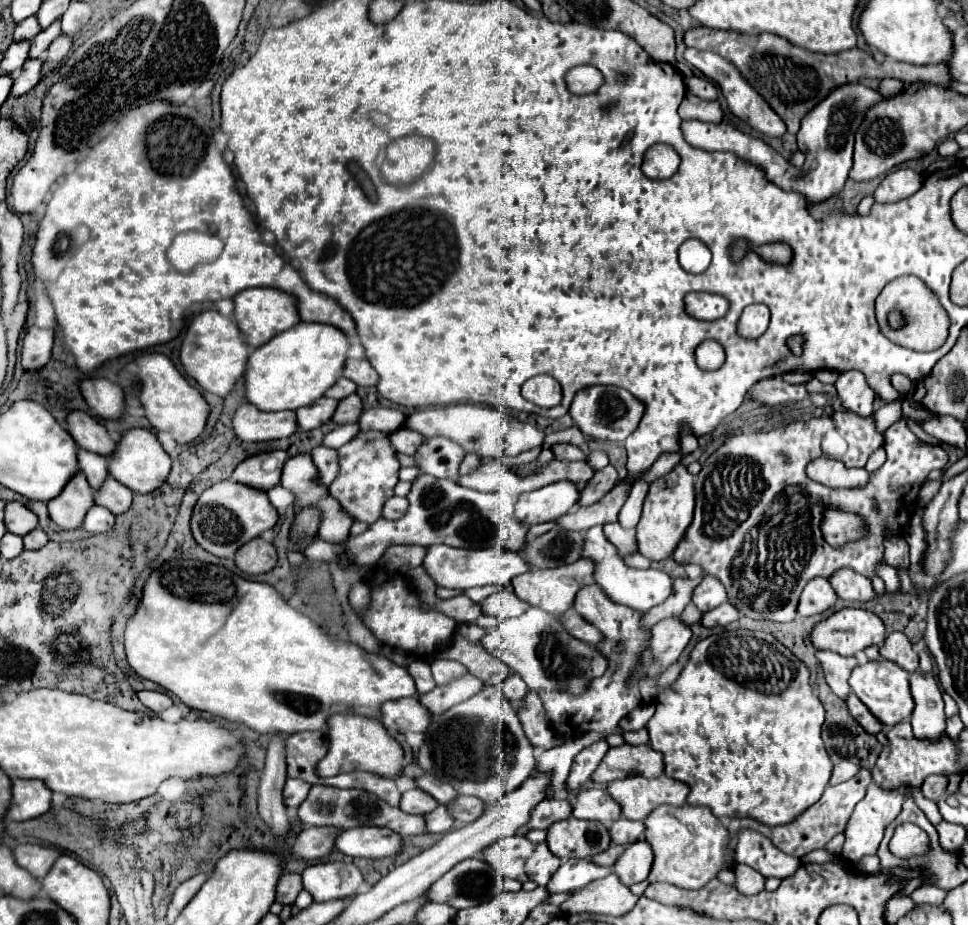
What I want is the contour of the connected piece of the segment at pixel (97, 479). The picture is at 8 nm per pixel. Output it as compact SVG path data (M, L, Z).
M80 448L78 462L80 462L80 470L86 476L92 490L98 490L104 484L104 480L108 478L108 458L98 456L94 452L86 452Z

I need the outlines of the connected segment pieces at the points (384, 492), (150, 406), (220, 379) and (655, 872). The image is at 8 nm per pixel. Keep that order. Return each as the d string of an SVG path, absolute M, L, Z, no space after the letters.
M362 432L348 444L338 450L340 472L330 484L330 496L338 498L342 508L350 512L354 520L372 524L382 516L384 502L394 496L394 486L398 482L400 464L394 456L394 448L386 434L380 432Z
M146 352L136 358L138 376L142 384L140 400L146 410L146 418L158 432L168 432L178 444L190 444L206 430L210 406L204 396L180 374L174 362L158 352Z
M206 310L200 312L188 326L180 348L180 362L184 364L188 376L192 376L206 392L212 392L216 396L228 396L236 382L246 374L250 352L252 350L244 342L234 320L222 316L216 310Z
M662 804L654 808L644 818L644 840L654 850L654 864L648 876L648 882L670 882L682 888L702 888L706 882L716 878L718 870L724 868L724 852L728 846L726 828L720 824L720 820L706 808L706 806L668 806Z

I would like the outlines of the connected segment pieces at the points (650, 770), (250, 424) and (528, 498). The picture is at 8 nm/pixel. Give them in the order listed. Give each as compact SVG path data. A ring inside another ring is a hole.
M622 744L616 748L610 748L600 762L600 766L592 772L590 780L594 784L608 784L610 780L622 778L622 776L648 776L656 778L664 770L662 766L662 754L654 752L650 744L644 746L632 746Z
M248 402L236 410L232 422L236 436L244 442L266 442L288 438L298 430L296 414L292 410L264 412Z
M562 480L542 490L526 492L516 502L516 518L528 526L552 522L568 514L580 500L580 490L574 482Z

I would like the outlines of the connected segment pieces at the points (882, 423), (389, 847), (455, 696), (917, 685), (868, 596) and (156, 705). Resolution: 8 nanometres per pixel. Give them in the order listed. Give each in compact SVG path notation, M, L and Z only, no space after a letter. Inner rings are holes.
M900 401L893 403L886 403L882 408L874 413L874 424L876 430L882 434L894 422L899 420L902 416L902 403Z
M358 826L340 830L334 840L334 846L342 854L354 858L384 858L394 856L400 850L402 838L388 828Z
M468 672L468 674L444 684L444 686L436 686L428 694L422 694L420 702L432 714L442 714L442 712L446 712L446 708L452 708L454 704L460 704L460 702L468 700L470 696L478 694L484 686L486 686L486 682L482 682L480 678L476 678Z
M912 674L910 676L912 686L912 698L916 708L912 712L912 730L918 738L938 740L938 736L944 732L946 714L944 714L944 702L942 702L942 690L934 678L934 674Z
M840 568L834 574L830 574L828 582L832 584L834 592L842 600L856 600L856 602L868 602L876 596L870 578L860 576L858 572L852 572L850 568Z
M140 690L140 692L138 692L138 698L140 698L140 702L142 702L146 708L150 708L150 710L152 710L152 712L156 712L156 714L160 714L162 710L166 710L166 708L170 708L170 706L172 706L170 696L162 694L162 692Z

